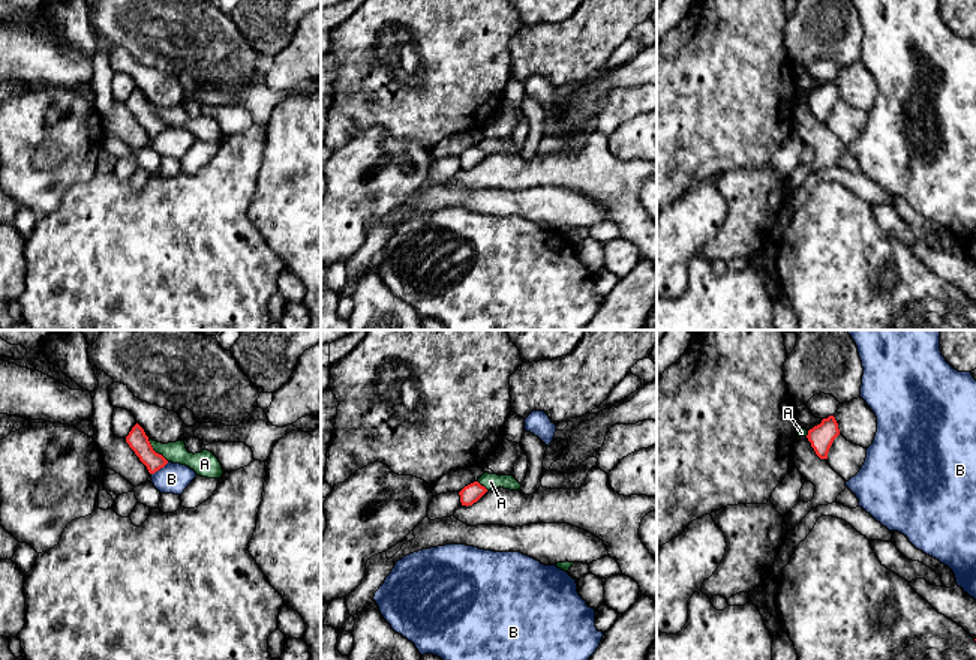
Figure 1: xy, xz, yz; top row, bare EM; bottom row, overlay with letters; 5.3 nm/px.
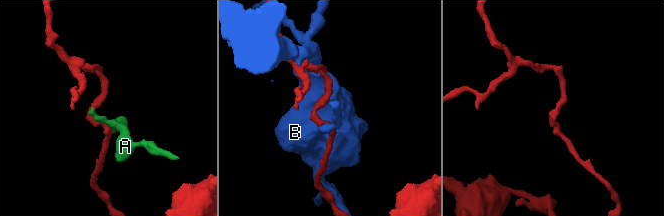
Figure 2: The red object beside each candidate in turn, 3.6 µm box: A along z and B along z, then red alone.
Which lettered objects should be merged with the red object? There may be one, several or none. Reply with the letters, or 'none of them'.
none of them

